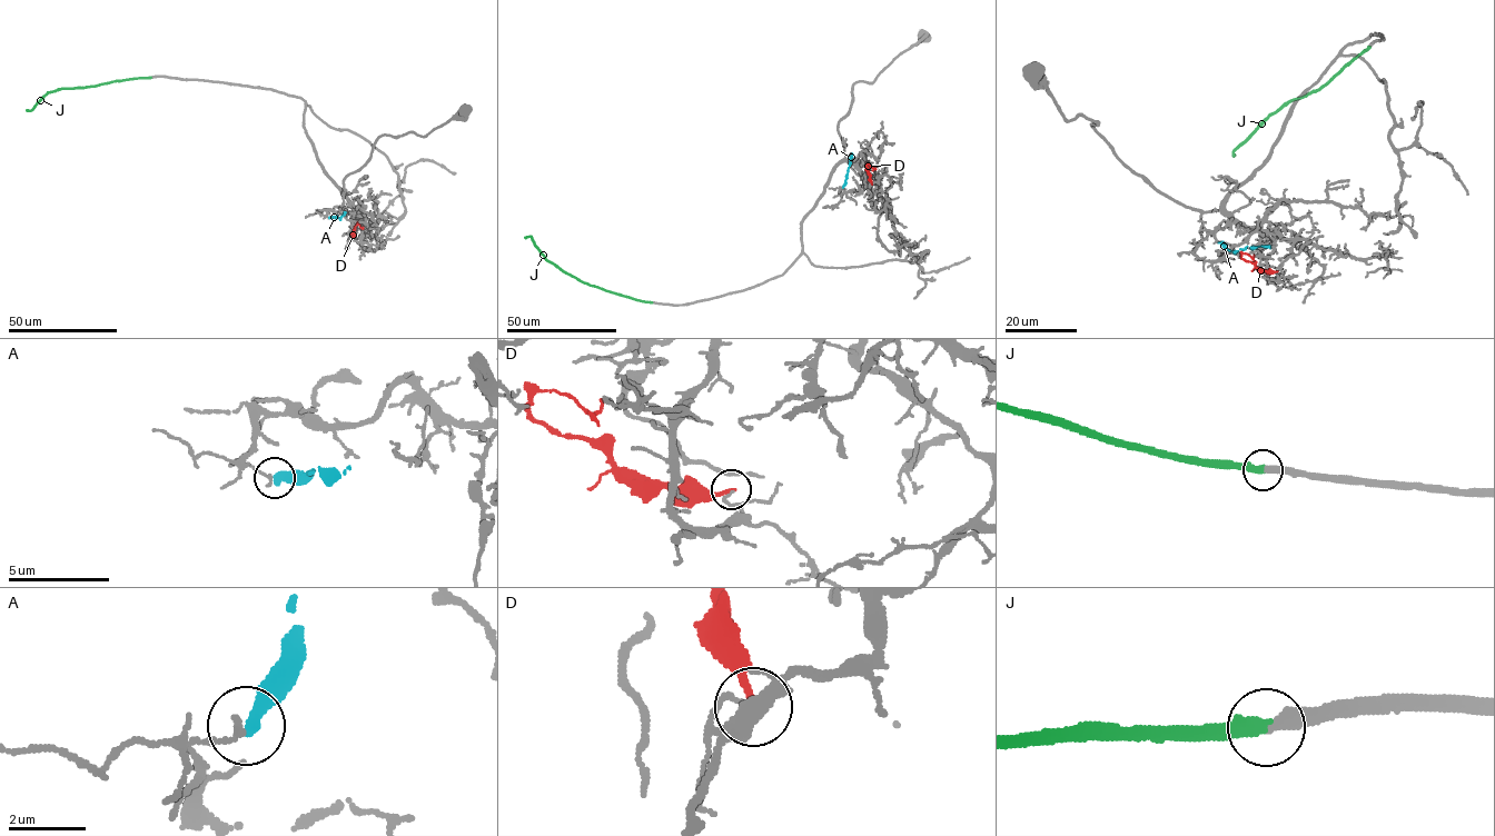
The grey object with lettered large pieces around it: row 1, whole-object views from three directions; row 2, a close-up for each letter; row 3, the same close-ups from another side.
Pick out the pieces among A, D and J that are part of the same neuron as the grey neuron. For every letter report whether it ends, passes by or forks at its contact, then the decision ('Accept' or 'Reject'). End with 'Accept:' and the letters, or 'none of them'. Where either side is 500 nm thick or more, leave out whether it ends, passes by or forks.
A: It ends there. Reject
D: It ends there. Reject
J: It ends there. Accept
Accept: J

